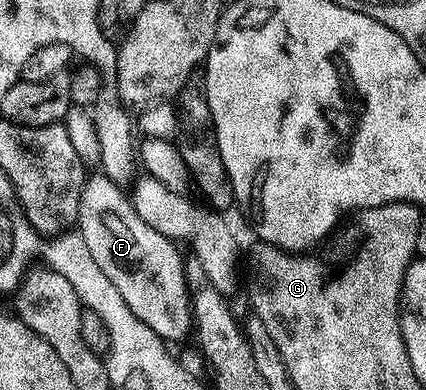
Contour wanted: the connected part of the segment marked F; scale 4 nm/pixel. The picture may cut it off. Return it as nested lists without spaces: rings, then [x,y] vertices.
[[[96,172],[92,178],[90,175],[84,181],[81,192],[77,233],[85,240],[93,260],[97,260],[97,268],[101,268],[105,276],[109,276],[109,281],[119,289],[125,304],[129,304],[129,308],[137,318],[144,324],[149,324],[149,328],[153,328],[157,336],[174,344],[181,341],[187,333],[190,335],[193,330],[192,299],[184,270],[185,258],[179,255],[180,247],[174,241],[161,235],[156,229],[149,228],[141,220],[141,216],[134,210],[132,199],[123,193],[125,193],[124,187],[109,180],[106,174]]]

